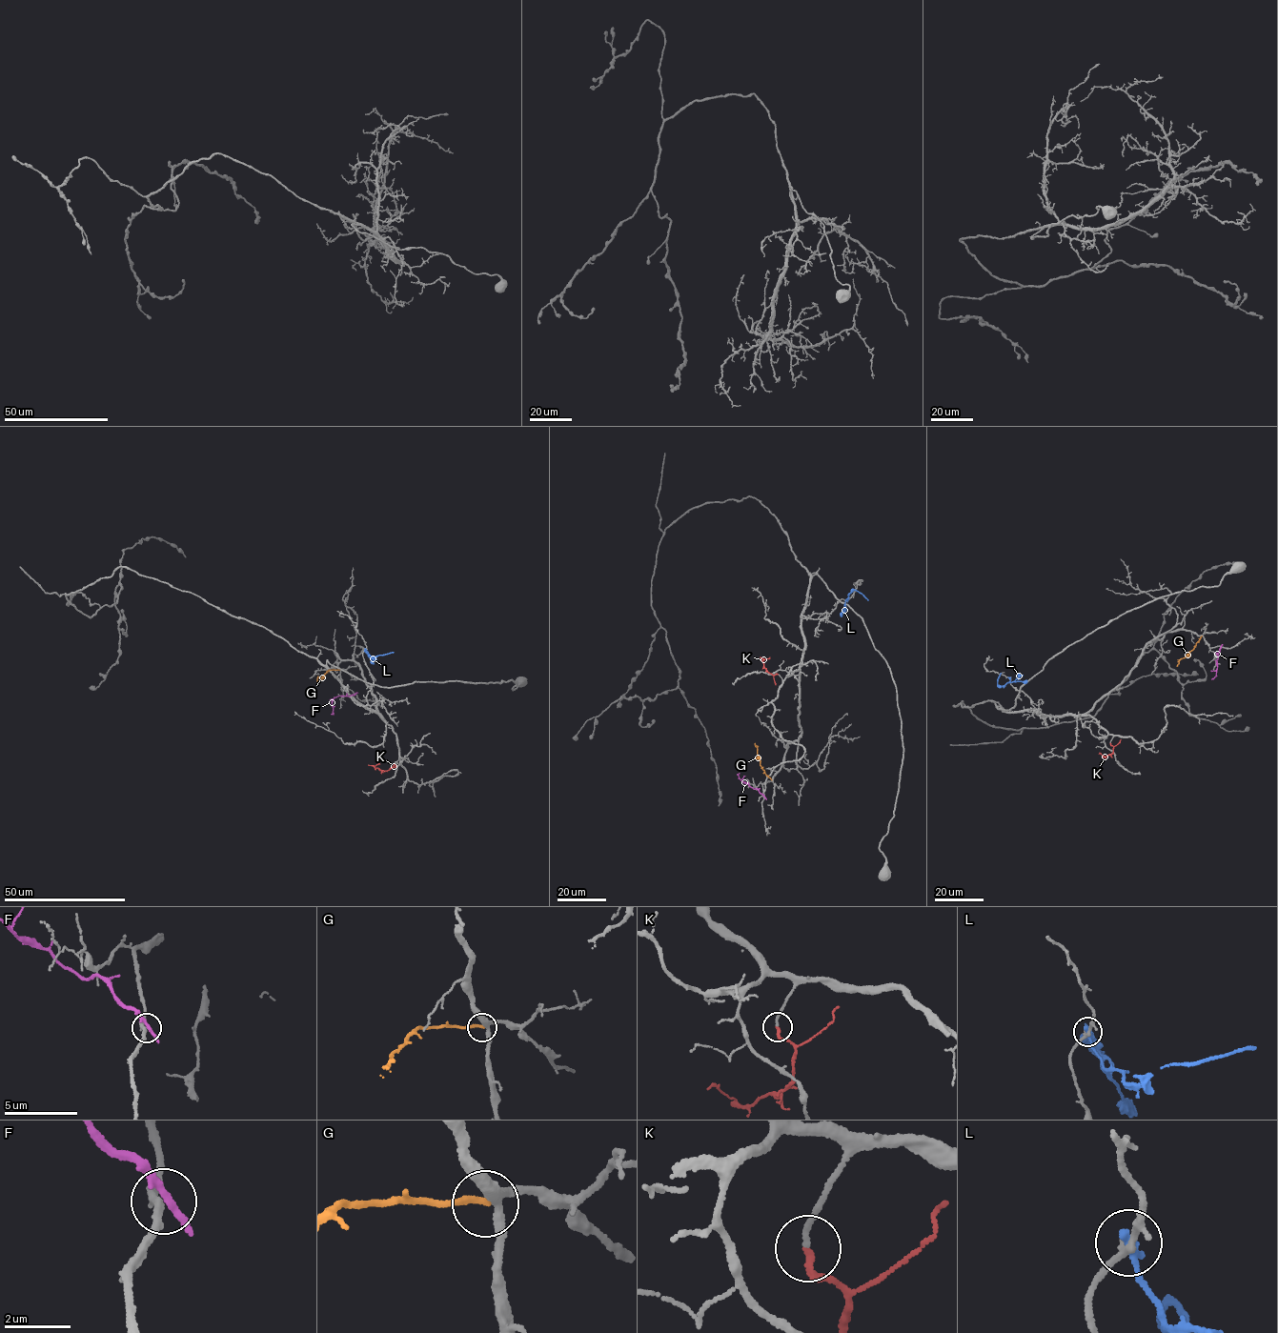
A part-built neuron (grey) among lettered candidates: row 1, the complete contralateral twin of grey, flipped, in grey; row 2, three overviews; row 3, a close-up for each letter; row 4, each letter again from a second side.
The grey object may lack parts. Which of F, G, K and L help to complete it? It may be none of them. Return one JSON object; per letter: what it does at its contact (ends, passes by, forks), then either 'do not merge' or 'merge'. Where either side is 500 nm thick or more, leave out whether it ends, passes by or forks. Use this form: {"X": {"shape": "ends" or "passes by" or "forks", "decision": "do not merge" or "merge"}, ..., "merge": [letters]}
{"F": {"shape": "ends", "decision": "do not merge"}, "G": {"shape": "ends", "decision": "do not merge"}, "K": {"shape": "ends", "decision": "merge"}, "L": {"shape": "ends", "decision": "do not merge"}, "merge": ["K"]}

